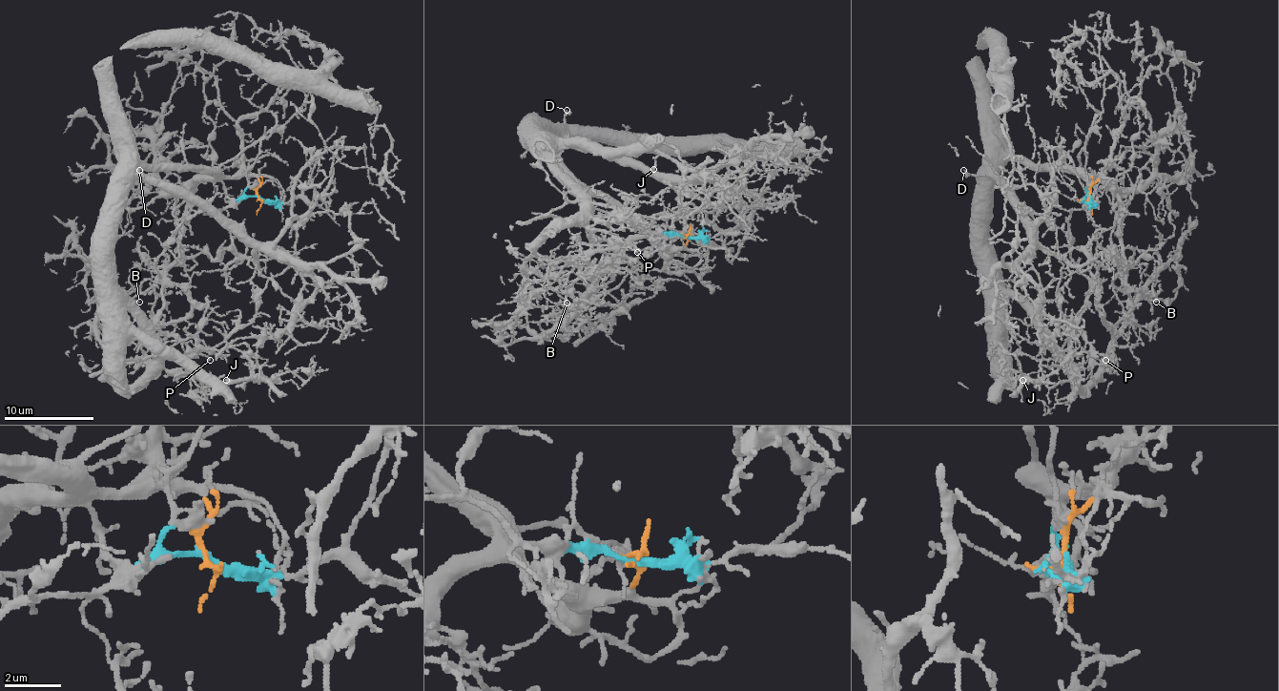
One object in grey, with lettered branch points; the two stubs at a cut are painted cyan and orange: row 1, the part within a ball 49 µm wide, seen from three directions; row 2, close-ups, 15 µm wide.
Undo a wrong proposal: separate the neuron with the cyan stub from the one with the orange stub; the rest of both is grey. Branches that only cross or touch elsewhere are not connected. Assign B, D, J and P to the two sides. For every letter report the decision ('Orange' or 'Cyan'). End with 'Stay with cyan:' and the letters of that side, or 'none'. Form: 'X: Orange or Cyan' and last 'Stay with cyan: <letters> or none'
B: Cyan
D: Orange
J: Orange
P: Cyan
Stay with cyan: B, P

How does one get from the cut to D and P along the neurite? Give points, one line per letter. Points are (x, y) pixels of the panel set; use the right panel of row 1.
D: (1088, 197), (1100, 175), (1032, 170), (1023, 161), (1010, 159), (1000, 159), (983, 175), (967, 175), (963, 170)
P: (1090, 197), (1086, 206), (1070, 211), (1068, 240), (1072, 260), (1088, 280), (1086, 309), (1077, 326), (1106, 361)

